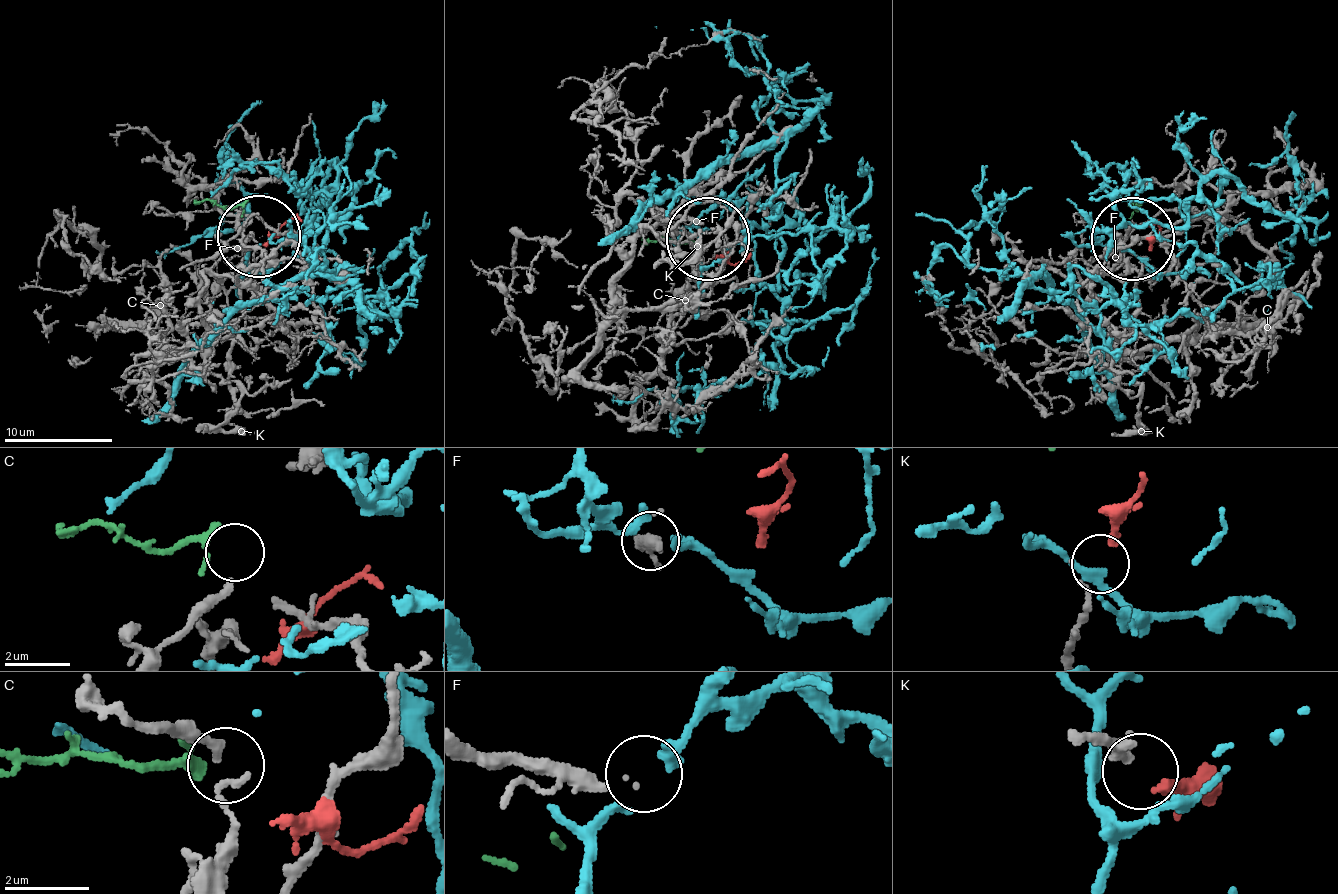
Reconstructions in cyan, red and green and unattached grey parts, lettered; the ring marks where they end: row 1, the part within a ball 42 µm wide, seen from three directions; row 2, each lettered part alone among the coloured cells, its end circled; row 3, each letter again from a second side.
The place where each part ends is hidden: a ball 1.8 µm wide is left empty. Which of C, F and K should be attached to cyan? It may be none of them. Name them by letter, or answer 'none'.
none

